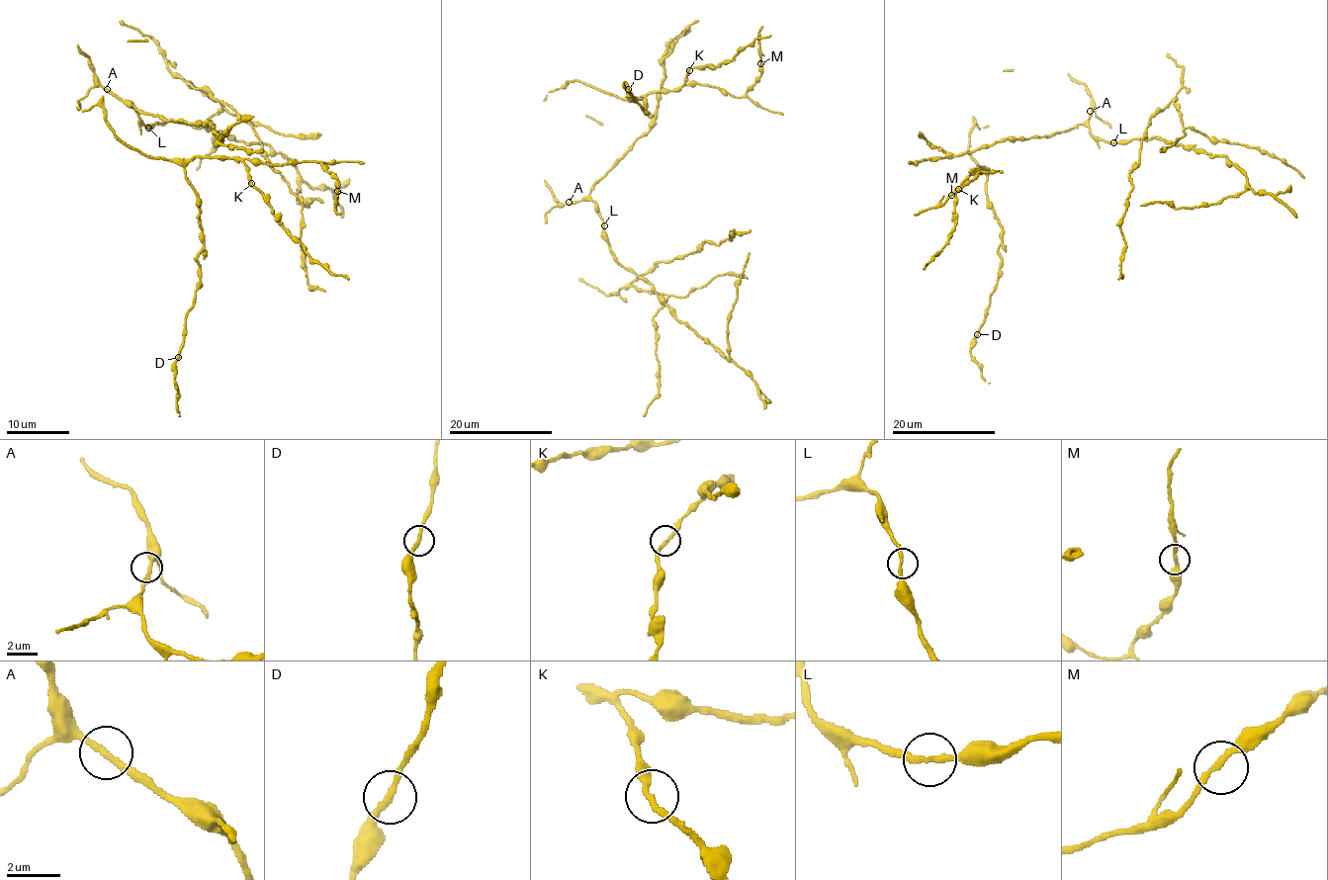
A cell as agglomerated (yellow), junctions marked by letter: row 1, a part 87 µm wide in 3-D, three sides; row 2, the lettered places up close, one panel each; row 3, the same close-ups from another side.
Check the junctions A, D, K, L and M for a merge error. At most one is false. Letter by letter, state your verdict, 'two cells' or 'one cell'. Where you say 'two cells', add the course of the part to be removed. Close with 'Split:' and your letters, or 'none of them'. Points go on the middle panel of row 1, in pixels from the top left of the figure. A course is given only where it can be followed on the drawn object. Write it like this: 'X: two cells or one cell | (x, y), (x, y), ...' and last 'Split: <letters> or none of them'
A: one cell
D: one cell
K: one cell
L: one cell
M: one cell
Split: none of them

